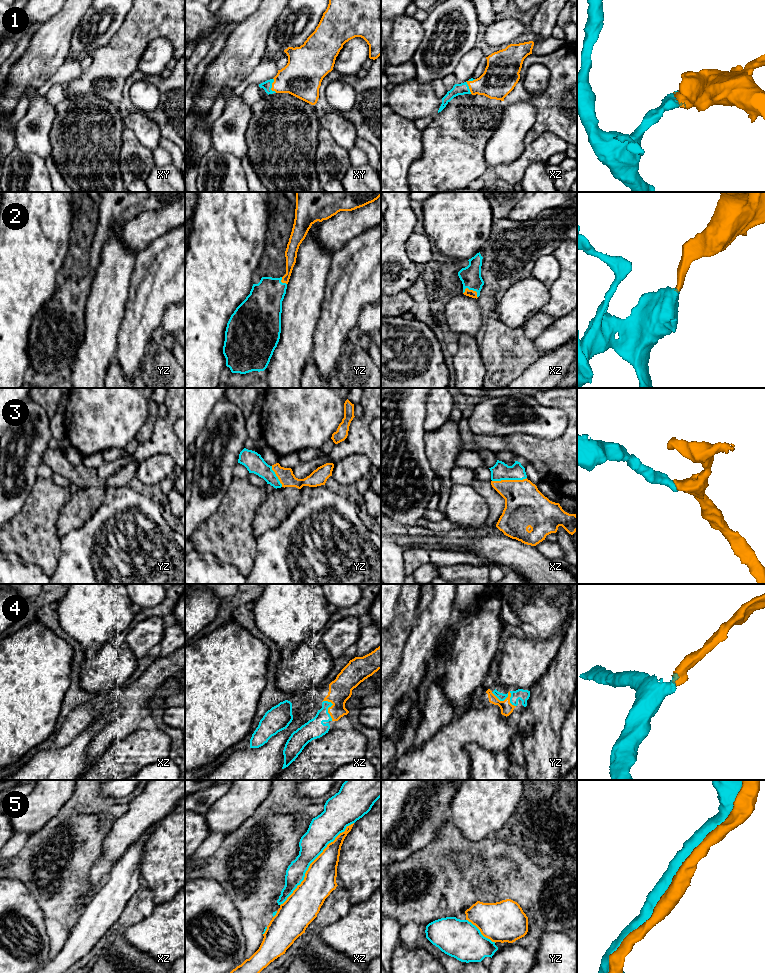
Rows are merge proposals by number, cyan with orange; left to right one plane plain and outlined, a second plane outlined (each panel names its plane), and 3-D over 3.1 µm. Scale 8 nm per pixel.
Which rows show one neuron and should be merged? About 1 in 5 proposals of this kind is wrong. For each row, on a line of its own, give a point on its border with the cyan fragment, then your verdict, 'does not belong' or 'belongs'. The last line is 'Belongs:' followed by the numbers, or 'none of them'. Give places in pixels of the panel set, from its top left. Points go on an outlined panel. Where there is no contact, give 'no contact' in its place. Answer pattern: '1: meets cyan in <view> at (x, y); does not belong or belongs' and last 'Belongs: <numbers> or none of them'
1: meets cyan in xz at (467, 84); belongs
2: meets cyan in xz at (473, 290); belongs
3: meets cyan in xz at (509, 479); belongs
4: meets cyan in yz at (505, 698); belongs
5: meets cyan in xz at (312, 861); belongs
Belongs: 1, 2, 3, 4, 5

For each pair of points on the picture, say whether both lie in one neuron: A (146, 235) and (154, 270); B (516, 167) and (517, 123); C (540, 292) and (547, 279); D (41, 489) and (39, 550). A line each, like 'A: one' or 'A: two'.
A: two
B: two
C: one
D: one

